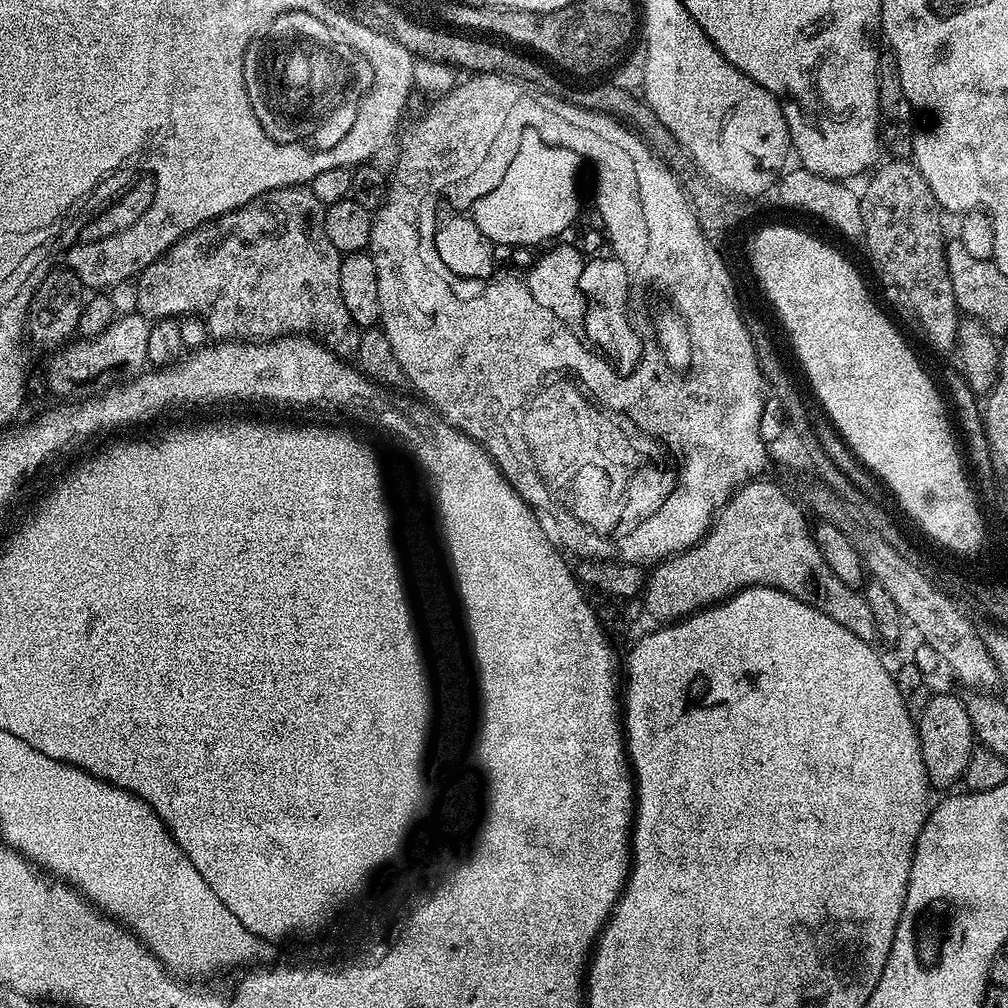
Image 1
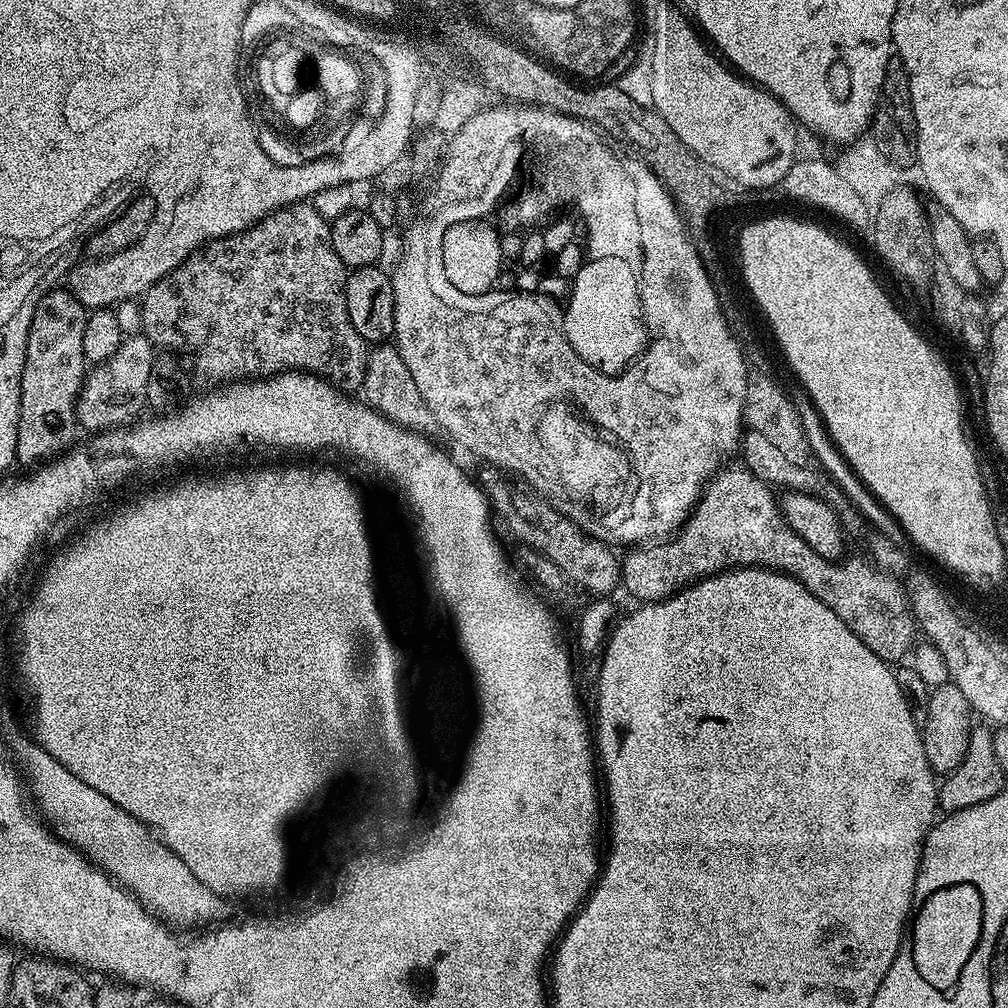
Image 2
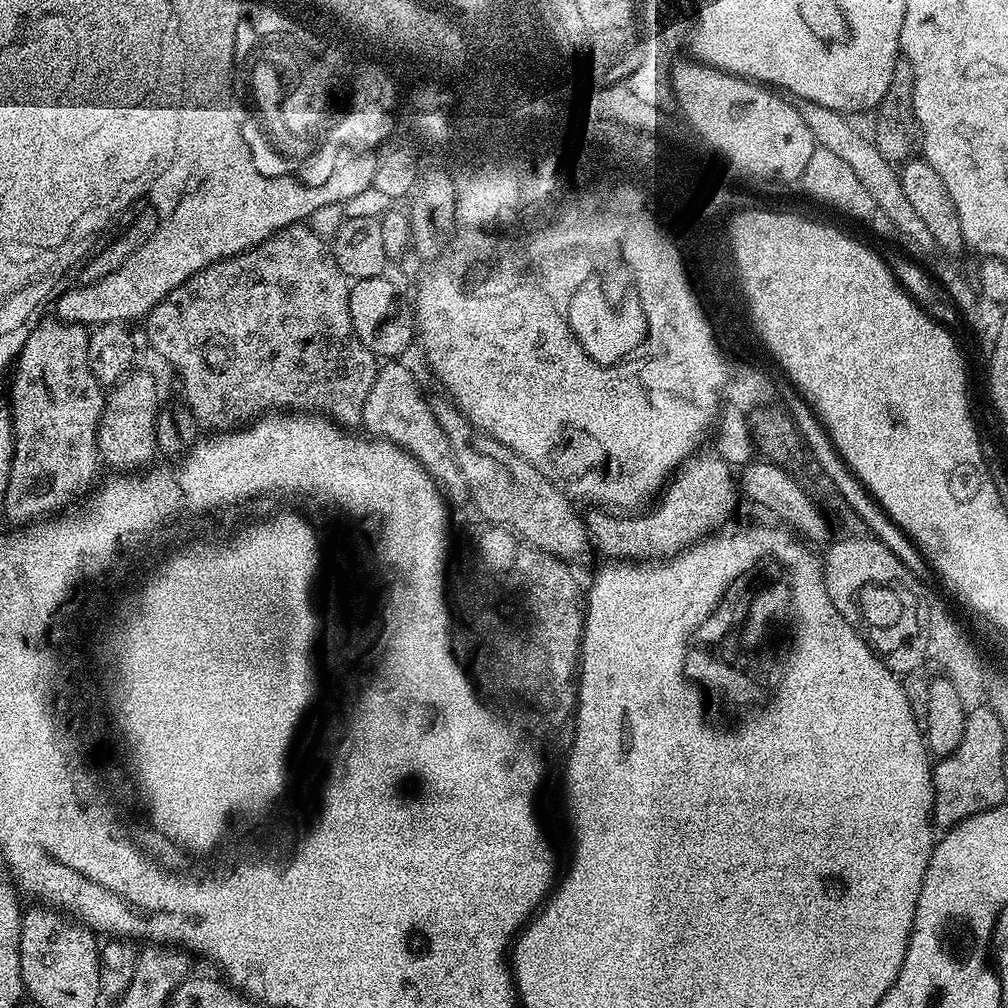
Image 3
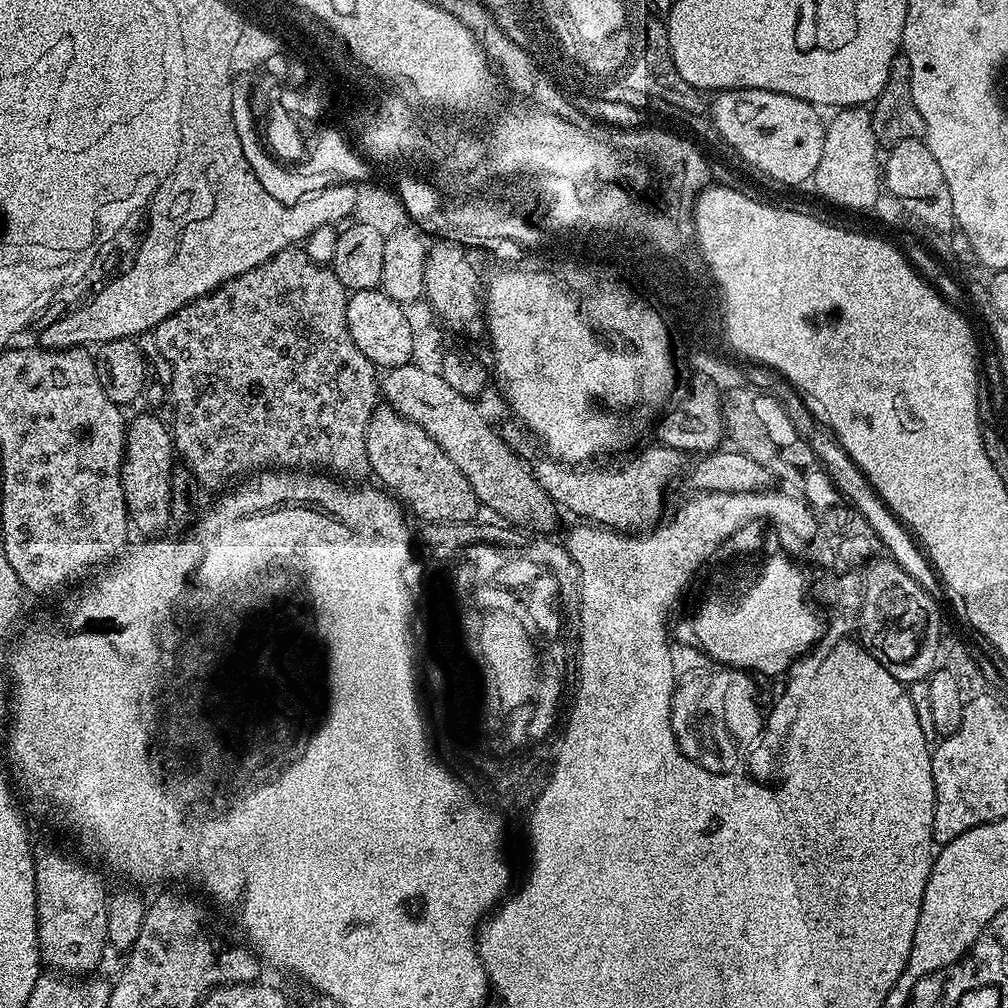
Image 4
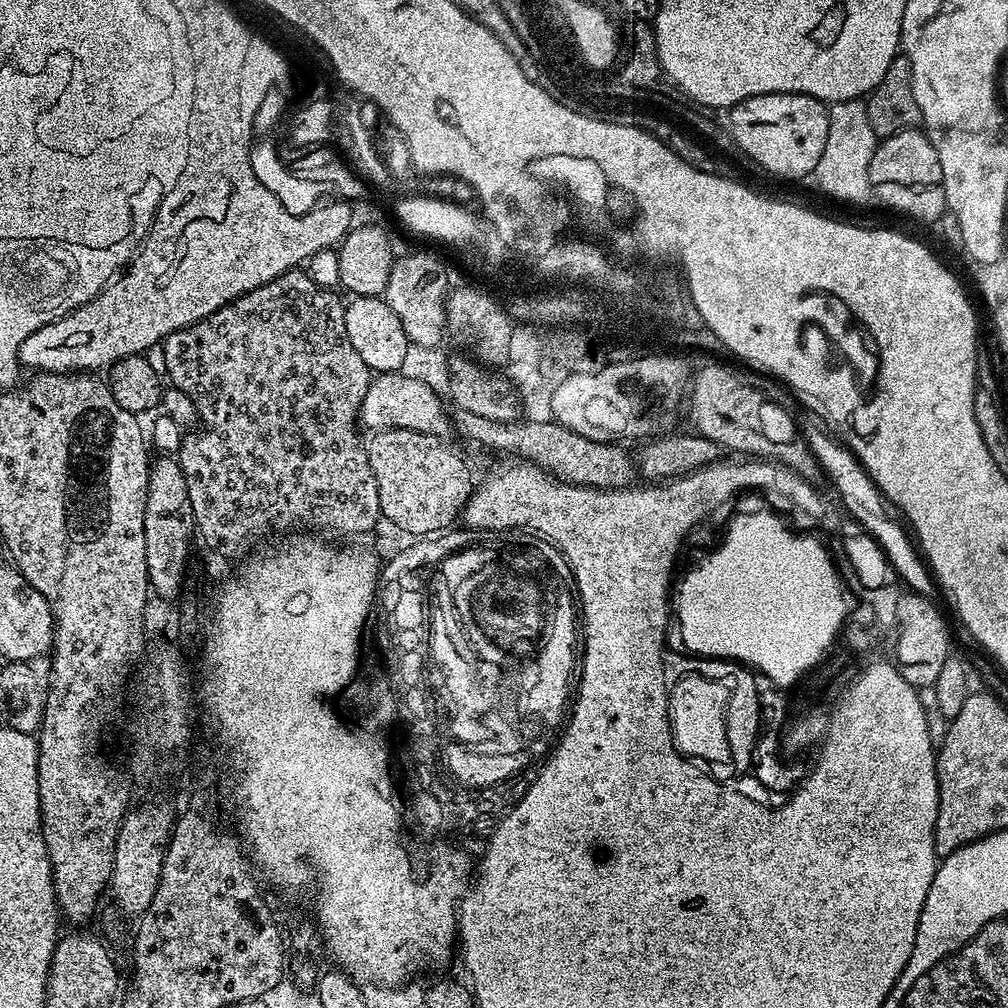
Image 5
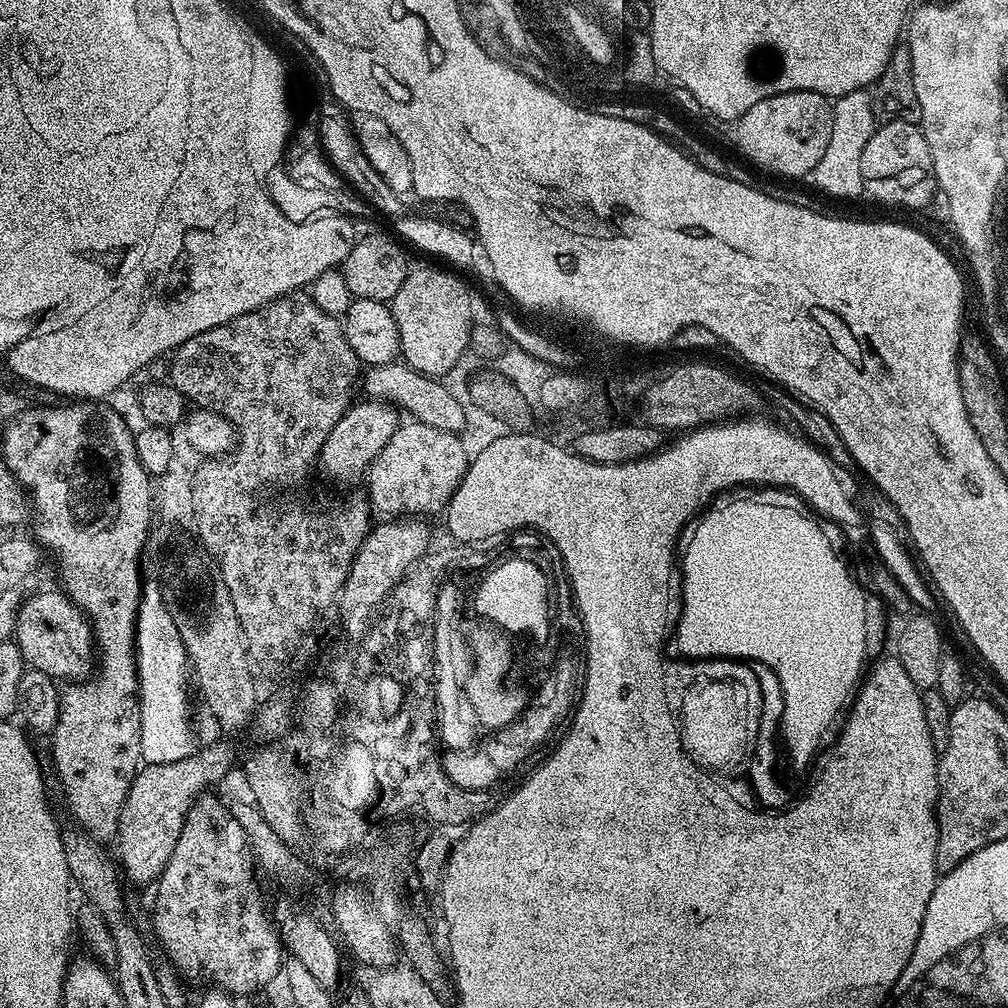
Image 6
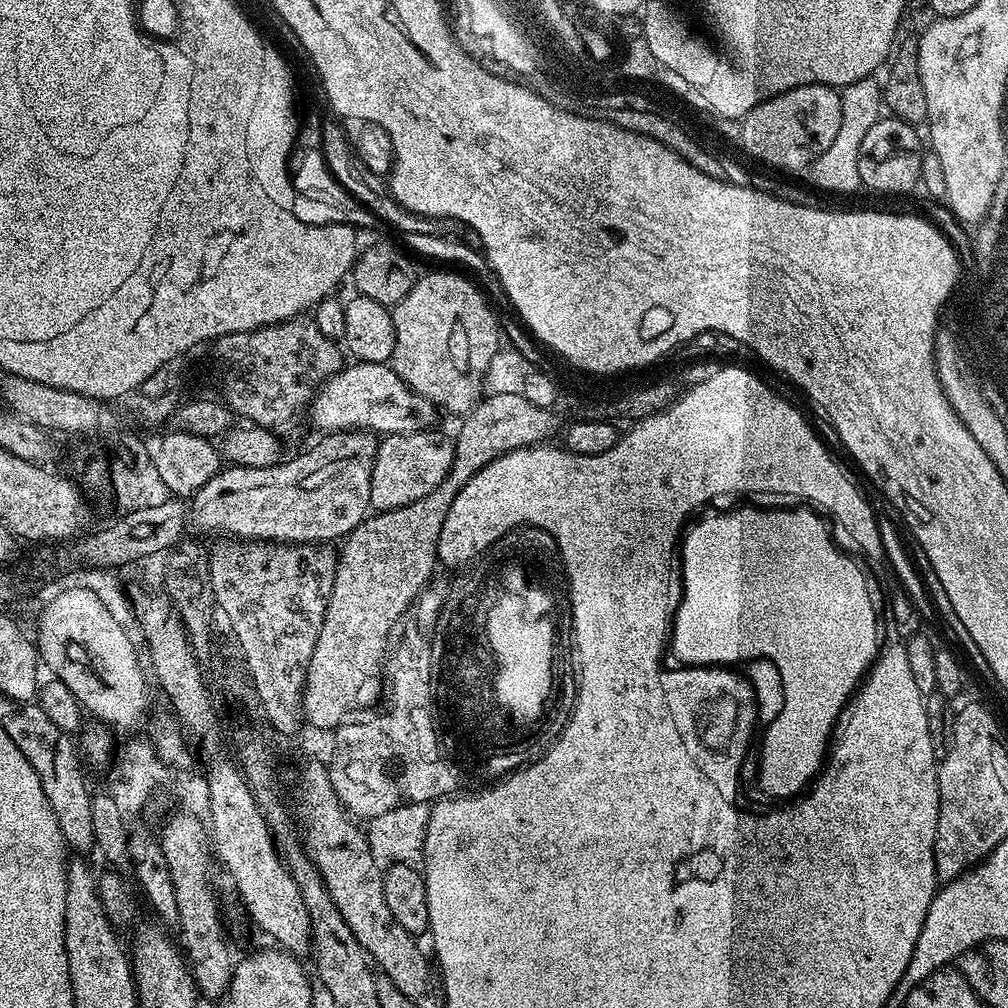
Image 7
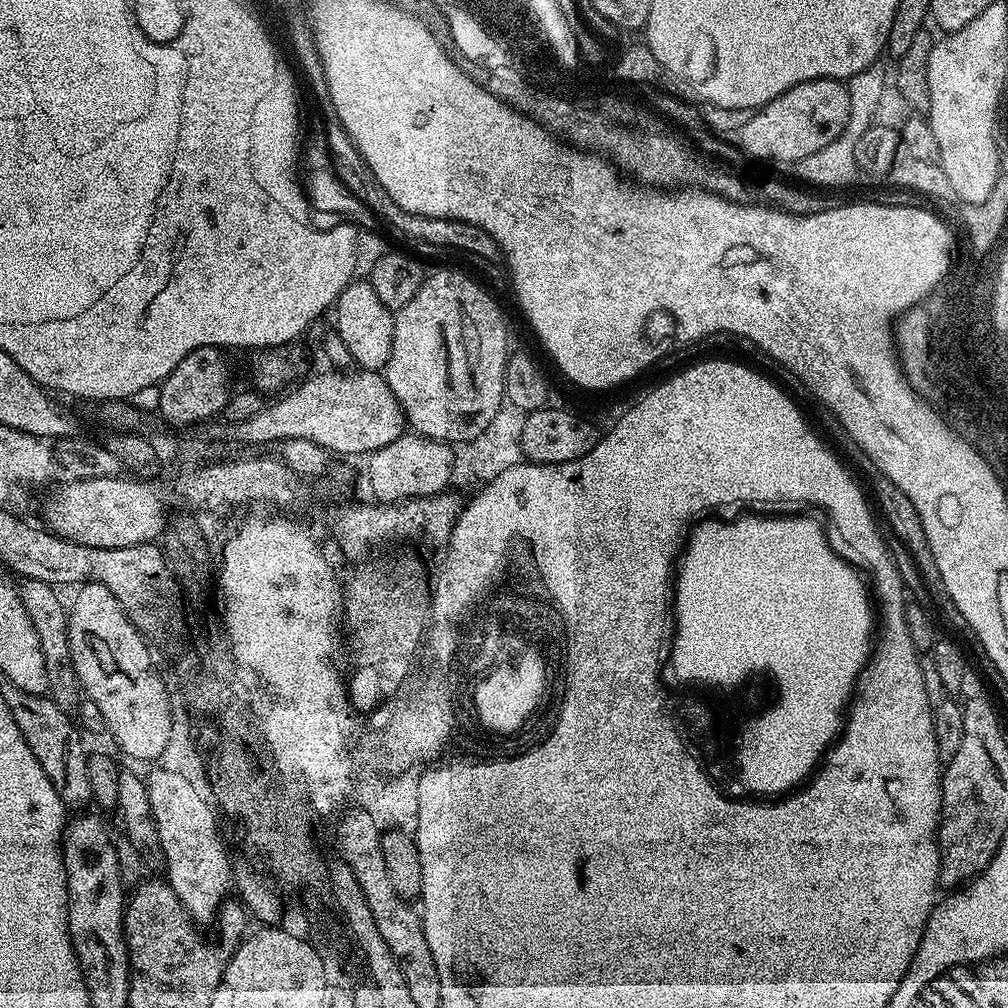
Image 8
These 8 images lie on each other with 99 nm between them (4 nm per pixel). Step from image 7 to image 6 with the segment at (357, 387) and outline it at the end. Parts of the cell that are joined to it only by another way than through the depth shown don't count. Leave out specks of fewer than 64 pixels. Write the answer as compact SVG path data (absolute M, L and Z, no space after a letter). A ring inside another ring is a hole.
M403 362L378 364L369 367L362 376L362 392L365 397L383 400L384 403L395 406L401 413L409 412L411 419L418 424L434 426L434 430L463 433L463 428L470 424L470 412L465 401L452 396L450 389L439 379L424 376L415 372Z

